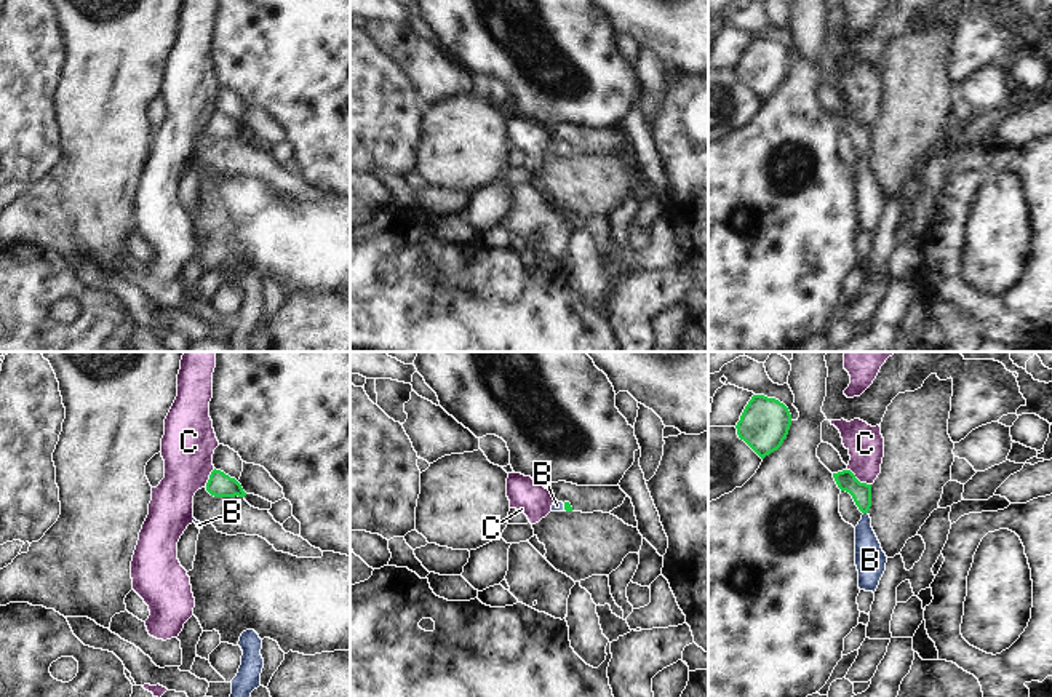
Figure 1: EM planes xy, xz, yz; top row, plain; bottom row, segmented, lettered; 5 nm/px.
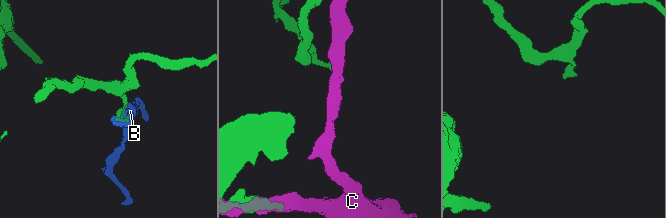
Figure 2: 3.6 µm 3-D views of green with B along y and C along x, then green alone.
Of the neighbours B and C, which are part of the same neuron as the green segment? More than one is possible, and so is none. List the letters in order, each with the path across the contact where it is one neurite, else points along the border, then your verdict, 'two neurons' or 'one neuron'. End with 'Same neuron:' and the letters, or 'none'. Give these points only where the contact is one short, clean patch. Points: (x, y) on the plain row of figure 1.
B: way yz (846, 122), (862, 138), (865, 154), (865, 183), (870, 202); one neuron
C: border yz (848, 111), (860, 123), (870, 127); two neurons
Same neuron: B

